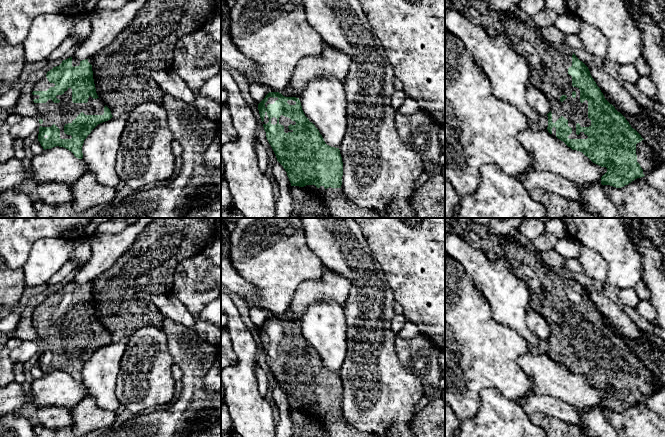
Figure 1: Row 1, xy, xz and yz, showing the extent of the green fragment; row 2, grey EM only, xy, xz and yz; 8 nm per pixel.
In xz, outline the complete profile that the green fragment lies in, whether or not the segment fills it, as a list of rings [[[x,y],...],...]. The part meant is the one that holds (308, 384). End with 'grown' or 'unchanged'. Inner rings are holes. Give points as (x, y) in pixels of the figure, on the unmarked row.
[[[269,316],[258,328],[260,342],[266,356],[266,362],[271,369],[277,385],[287,396],[291,410],[304,411],[319,418],[328,437],[377,437],[363,433],[345,423],[341,414],[343,386],[339,372],[327,369],[315,349],[305,340],[299,322],[283,320],[279,316]]]; grown

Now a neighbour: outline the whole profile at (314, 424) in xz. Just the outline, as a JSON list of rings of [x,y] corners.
[[[291,410],[292,437],[328,437],[322,421],[304,411]]]

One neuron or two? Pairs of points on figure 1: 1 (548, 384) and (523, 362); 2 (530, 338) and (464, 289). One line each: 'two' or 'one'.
1: one
2: two

